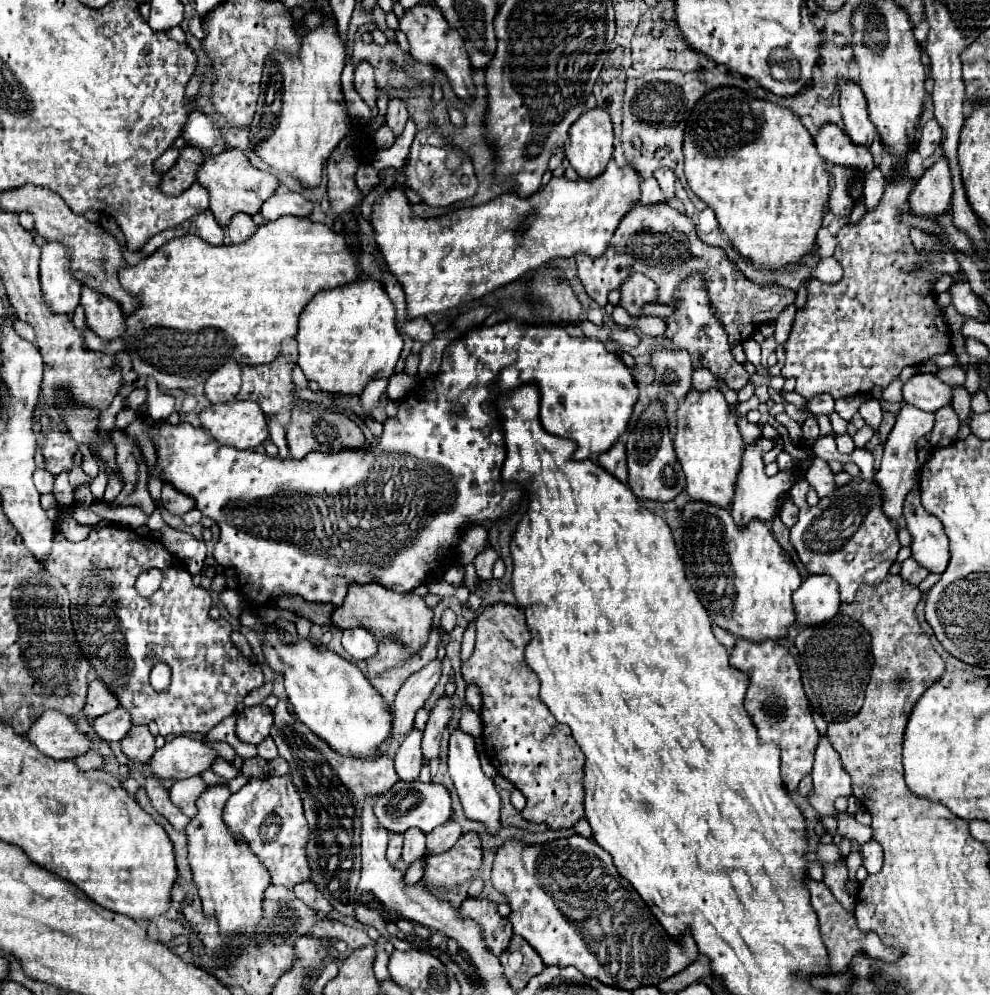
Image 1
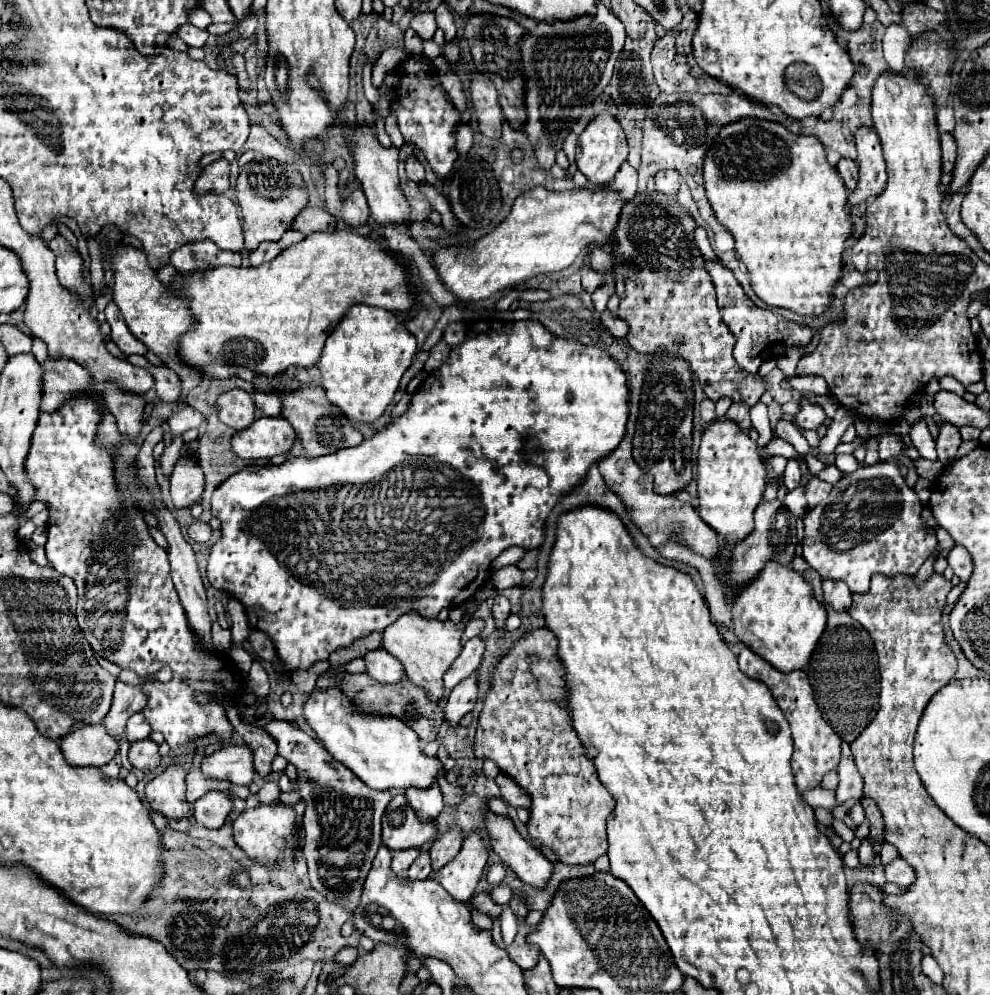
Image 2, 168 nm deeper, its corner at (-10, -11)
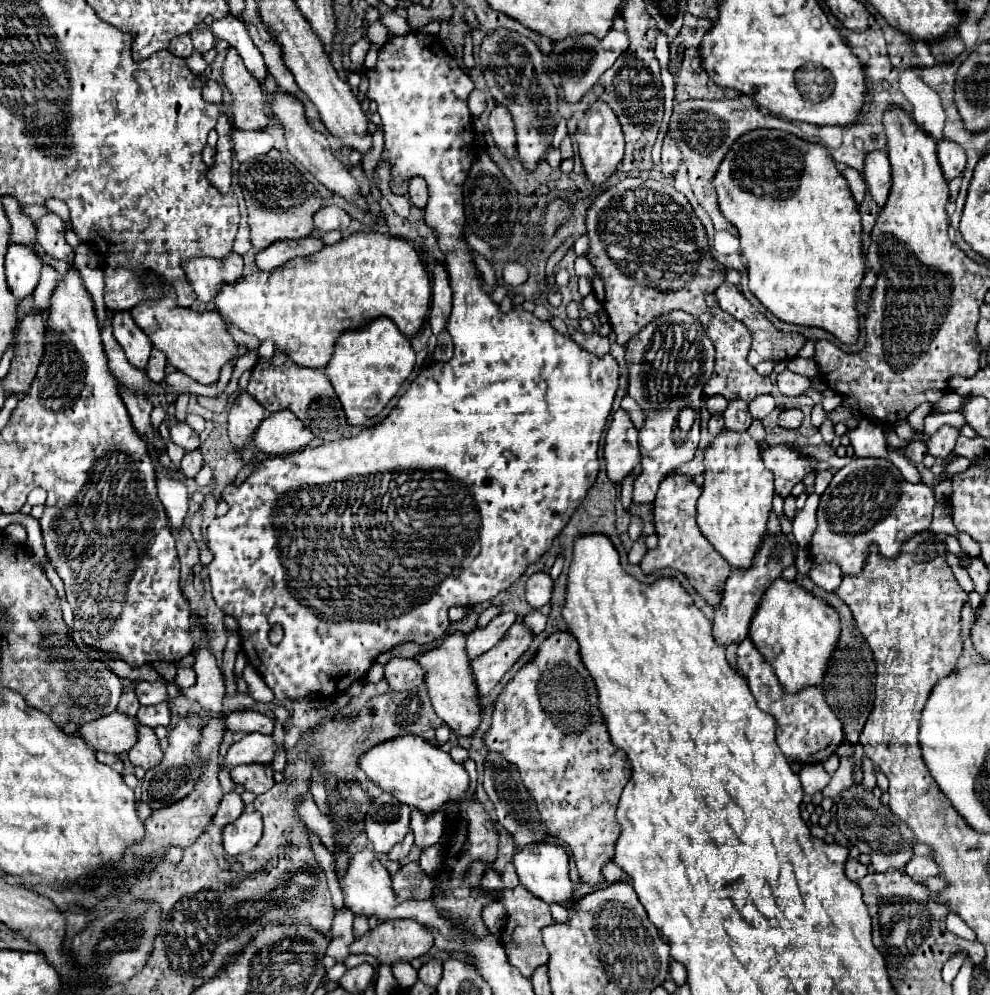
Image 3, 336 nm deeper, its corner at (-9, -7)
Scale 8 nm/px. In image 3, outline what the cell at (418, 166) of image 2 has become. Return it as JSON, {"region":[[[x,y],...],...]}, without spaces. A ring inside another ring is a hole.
{"region":[[[414,176],[410,180],[408,192],[410,192],[410,202],[414,206],[418,206],[418,208],[426,206],[426,202],[428,202],[428,186],[426,186],[426,182],[420,176]]]}

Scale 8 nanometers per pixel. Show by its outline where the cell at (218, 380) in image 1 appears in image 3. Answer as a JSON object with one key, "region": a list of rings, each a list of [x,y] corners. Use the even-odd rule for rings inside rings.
{"region":[[[240,392],[228,410],[228,436],[234,448],[242,448],[264,420],[266,410],[248,394]]]}

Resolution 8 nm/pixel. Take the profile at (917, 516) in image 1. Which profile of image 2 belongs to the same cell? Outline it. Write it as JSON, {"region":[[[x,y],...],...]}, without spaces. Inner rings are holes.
{"region":[[[955,546],[949,556],[949,566],[953,568],[955,576],[961,578],[961,582],[969,582],[969,576],[973,574],[973,560],[971,560],[971,554],[963,548],[963,546]]]}

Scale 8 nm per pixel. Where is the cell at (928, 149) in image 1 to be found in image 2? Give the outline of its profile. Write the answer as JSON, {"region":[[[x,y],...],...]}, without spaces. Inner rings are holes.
{"region":[[[941,134],[941,152],[943,152],[943,172],[953,172],[955,158],[957,158],[957,146],[951,134]]]}

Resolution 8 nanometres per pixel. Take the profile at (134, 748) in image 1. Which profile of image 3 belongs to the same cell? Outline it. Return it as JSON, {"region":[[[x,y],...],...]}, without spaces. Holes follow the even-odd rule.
{"region":[[[142,724],[138,726],[138,742],[128,752],[128,756],[134,766],[142,766],[144,770],[154,768],[162,760],[162,750],[152,728],[146,728]]]}

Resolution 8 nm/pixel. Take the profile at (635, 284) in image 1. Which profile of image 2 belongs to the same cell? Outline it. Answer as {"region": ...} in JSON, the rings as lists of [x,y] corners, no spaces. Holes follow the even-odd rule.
{"region":[[[637,192],[631,200],[625,202],[619,214],[619,222],[613,230],[613,254],[621,260],[635,264],[637,272],[625,280],[625,294],[619,302],[619,318],[629,324],[627,344],[637,350],[651,354],[655,348],[675,348],[693,368],[697,380],[703,386],[703,392],[709,400],[717,402],[721,396],[731,398],[733,402],[745,402],[749,408],[755,406],[763,392],[767,390],[763,378],[759,374],[749,374],[735,364],[733,346],[735,336],[723,324],[715,300],[715,288],[709,272],[705,270],[701,252],[695,244],[695,220],[691,214],[675,200],[675,196],[667,196],[663,192]]]}

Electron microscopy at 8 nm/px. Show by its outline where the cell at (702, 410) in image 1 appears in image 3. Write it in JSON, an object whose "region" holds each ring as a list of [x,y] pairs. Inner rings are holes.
{"region":[[[724,430],[710,442],[704,454],[704,486],[702,486],[702,496],[698,498],[698,526],[700,532],[710,540],[710,544],[722,554],[722,558],[730,566],[734,568],[750,566],[766,534],[766,520],[768,512],[772,510],[772,494],[774,494],[774,476],[764,466],[758,444],[748,432]]]}

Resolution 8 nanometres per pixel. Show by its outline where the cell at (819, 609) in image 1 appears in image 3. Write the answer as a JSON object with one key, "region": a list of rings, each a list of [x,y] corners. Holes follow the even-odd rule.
{"region":[[[824,562],[824,564],[812,564],[810,568],[810,578],[814,584],[818,584],[820,588],[832,592],[834,588],[838,588],[840,580],[842,580],[842,572],[834,562]]]}

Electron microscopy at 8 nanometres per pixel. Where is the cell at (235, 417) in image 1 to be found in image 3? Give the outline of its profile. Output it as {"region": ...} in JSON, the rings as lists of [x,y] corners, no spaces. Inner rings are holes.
{"region":[[[282,410],[264,418],[252,440],[258,452],[290,454],[294,450],[306,448],[314,440],[314,434],[310,434],[310,430],[292,412]]]}

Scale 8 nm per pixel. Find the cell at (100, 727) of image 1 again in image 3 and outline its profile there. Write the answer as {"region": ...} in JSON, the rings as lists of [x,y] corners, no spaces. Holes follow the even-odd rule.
{"region":[[[166,702],[154,704],[154,706],[140,706],[138,710],[138,722],[150,728],[156,726],[168,726],[170,724],[170,708]]]}

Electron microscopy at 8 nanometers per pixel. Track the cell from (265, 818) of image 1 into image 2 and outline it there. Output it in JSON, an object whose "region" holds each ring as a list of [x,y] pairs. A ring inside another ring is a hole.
{"region":[[[263,804],[263,806],[257,806],[253,810],[245,810],[241,812],[233,824],[233,840],[235,844],[253,860],[263,860],[267,866],[275,866],[279,860],[277,856],[283,854],[283,840],[291,842],[291,846],[295,848],[297,842],[301,840],[299,834],[295,832],[295,812],[293,808],[285,806],[285,804],[277,804],[277,806],[271,806],[271,804]]]}

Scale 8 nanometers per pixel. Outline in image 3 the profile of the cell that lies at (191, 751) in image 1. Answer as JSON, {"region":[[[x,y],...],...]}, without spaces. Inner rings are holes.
{"region":[[[246,734],[242,740],[234,742],[220,768],[232,770],[234,766],[244,764],[270,764],[274,758],[274,740],[264,734]]]}

